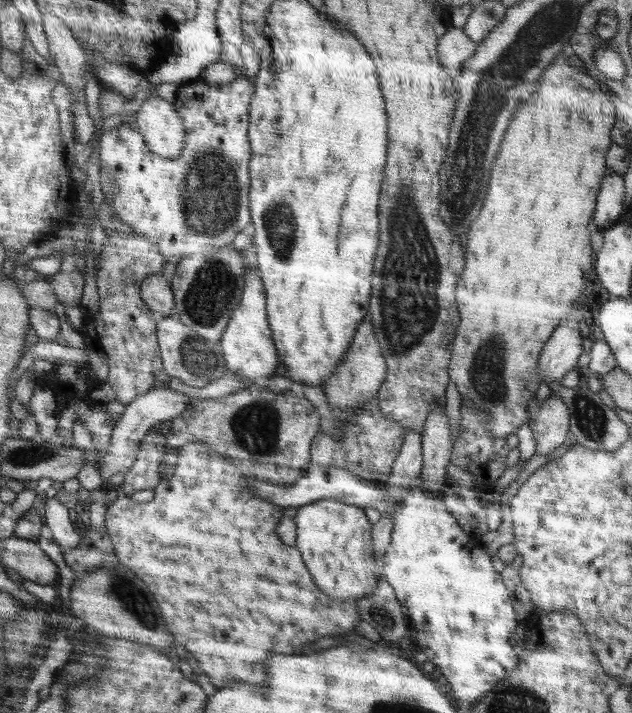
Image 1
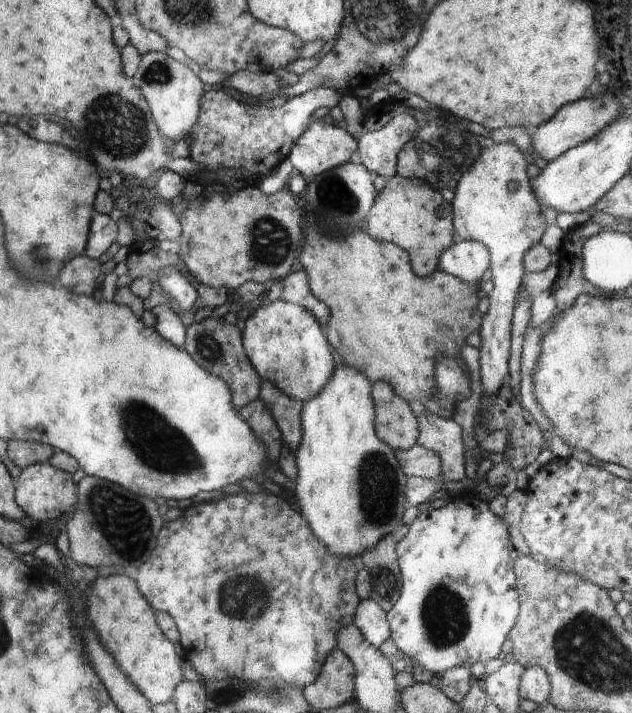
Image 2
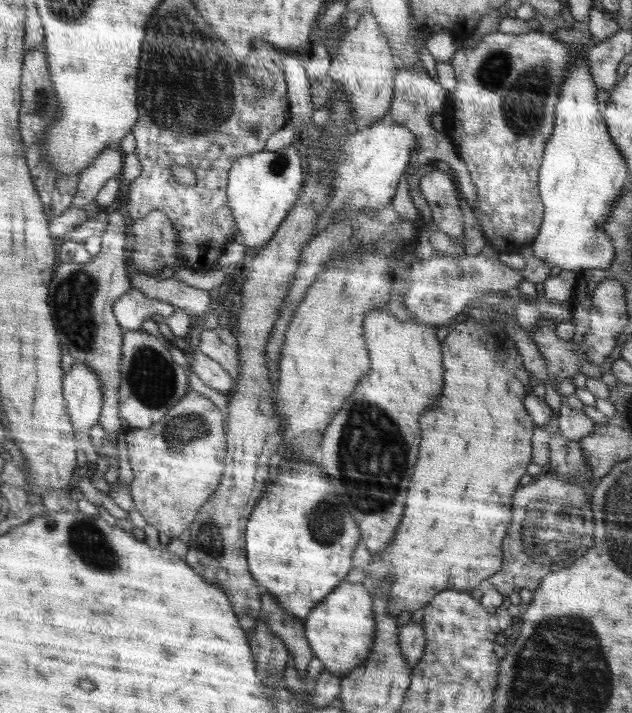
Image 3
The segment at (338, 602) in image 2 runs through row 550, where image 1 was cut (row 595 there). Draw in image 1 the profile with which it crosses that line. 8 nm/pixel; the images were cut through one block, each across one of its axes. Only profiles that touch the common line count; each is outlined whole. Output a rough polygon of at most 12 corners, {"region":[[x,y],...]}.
{"region":[[206,443],[118,497],[117,560],[217,688],[350,634]]}

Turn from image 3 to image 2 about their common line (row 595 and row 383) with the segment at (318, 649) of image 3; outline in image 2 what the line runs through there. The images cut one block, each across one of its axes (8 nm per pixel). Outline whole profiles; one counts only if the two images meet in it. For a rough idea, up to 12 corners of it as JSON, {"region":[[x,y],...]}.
{"region":[[336,365],[302,408],[296,502],[334,556],[402,525],[371,386]]}

